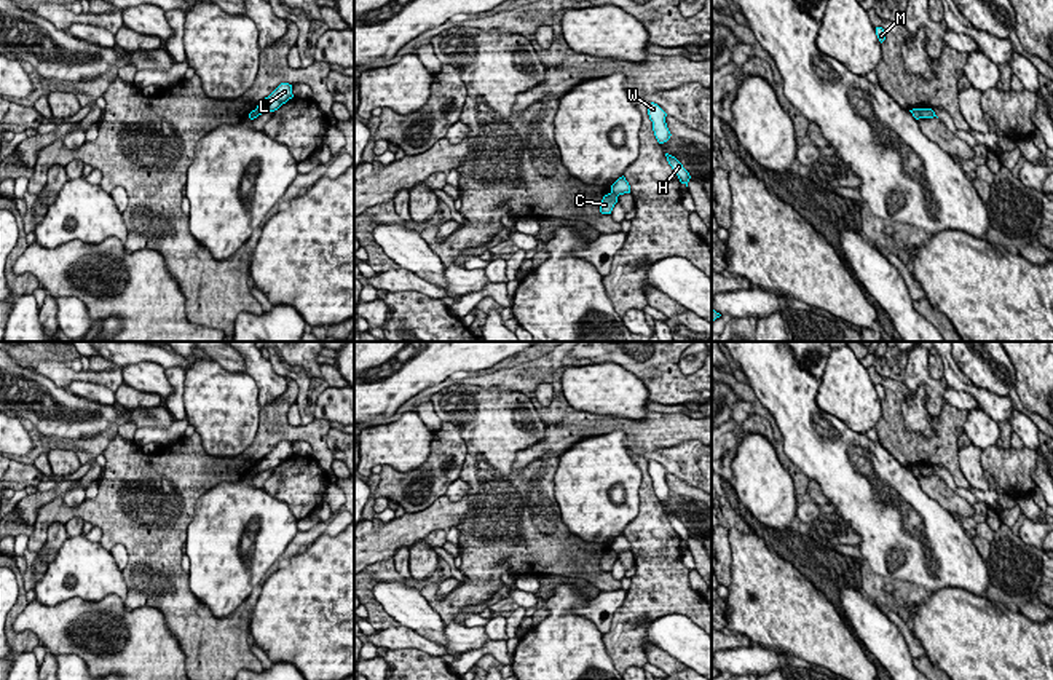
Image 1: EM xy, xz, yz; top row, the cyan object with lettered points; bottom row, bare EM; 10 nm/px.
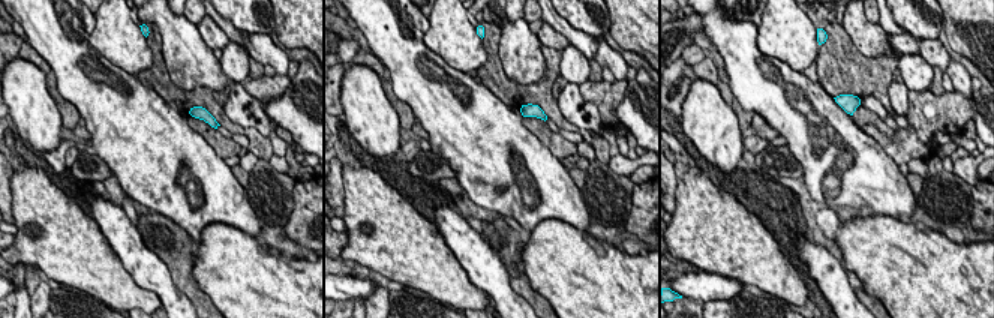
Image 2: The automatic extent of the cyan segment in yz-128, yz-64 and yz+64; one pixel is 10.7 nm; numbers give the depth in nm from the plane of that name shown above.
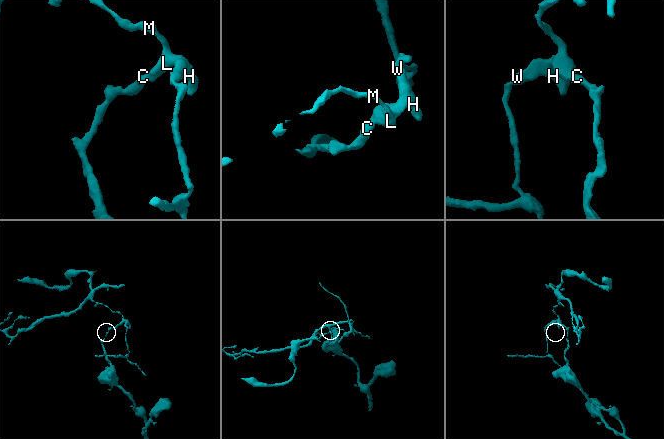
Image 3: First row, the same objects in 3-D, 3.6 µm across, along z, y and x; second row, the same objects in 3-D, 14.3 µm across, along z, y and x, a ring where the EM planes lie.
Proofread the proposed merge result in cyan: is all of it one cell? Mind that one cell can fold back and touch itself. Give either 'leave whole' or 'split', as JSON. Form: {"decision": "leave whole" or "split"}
{"decision": "split"}

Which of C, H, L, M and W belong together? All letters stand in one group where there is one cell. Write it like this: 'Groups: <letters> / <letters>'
Groups: C / H L M W

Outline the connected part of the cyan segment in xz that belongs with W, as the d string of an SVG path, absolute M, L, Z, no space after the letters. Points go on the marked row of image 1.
M654 102L648 104L648 115L653 121L653 131L659 144L664 144L670 139L670 131L665 123L667 113Z

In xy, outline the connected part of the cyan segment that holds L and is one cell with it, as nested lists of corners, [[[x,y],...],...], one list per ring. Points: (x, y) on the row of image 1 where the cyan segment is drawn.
[[[281,83],[268,97],[265,97],[258,105],[257,105],[257,113],[266,113],[266,112],[274,112],[278,110],[282,104],[286,104],[289,99],[292,99],[292,85],[289,83]]]

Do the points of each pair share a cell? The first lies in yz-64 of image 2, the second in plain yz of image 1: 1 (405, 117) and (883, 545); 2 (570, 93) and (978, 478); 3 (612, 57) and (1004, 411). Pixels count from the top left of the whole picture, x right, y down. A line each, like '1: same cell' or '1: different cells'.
1: different cells
2: same cell
3: different cells

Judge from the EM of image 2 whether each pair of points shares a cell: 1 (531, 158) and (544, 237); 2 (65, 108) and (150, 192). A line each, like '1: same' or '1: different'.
1: different
2: different

